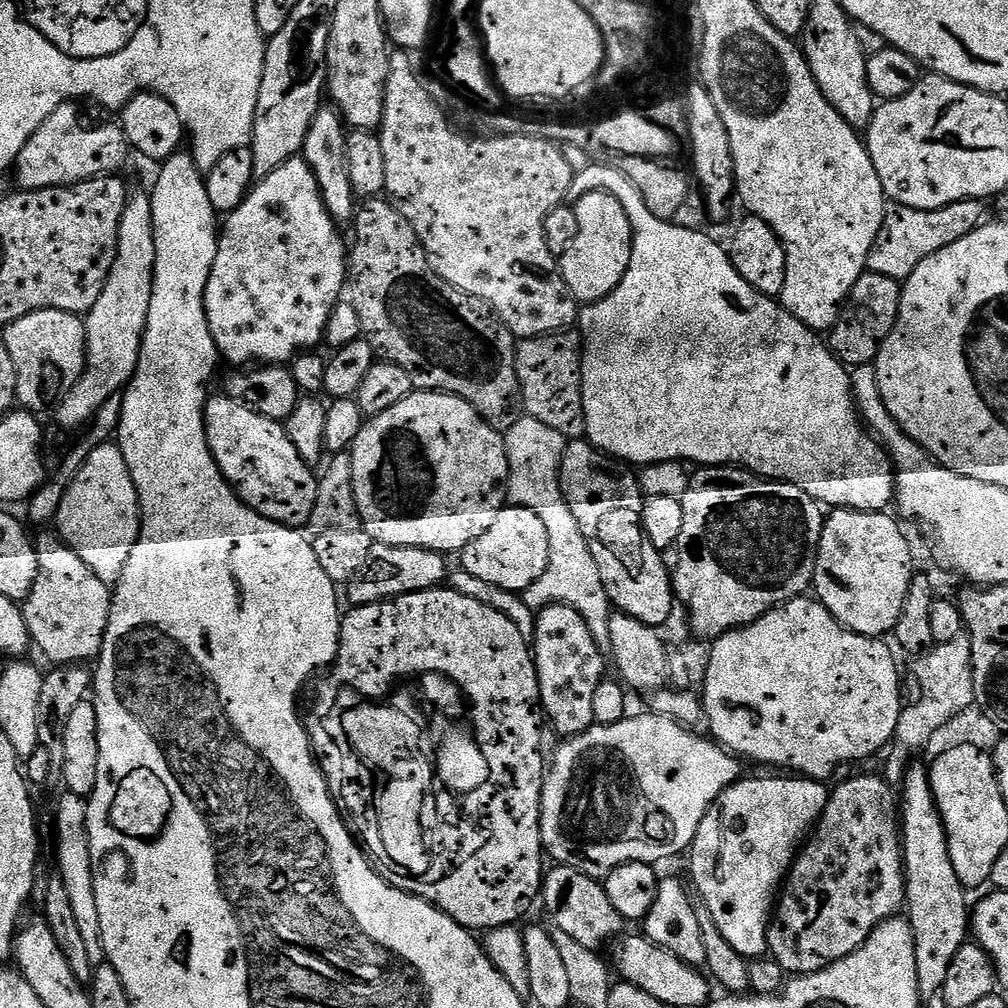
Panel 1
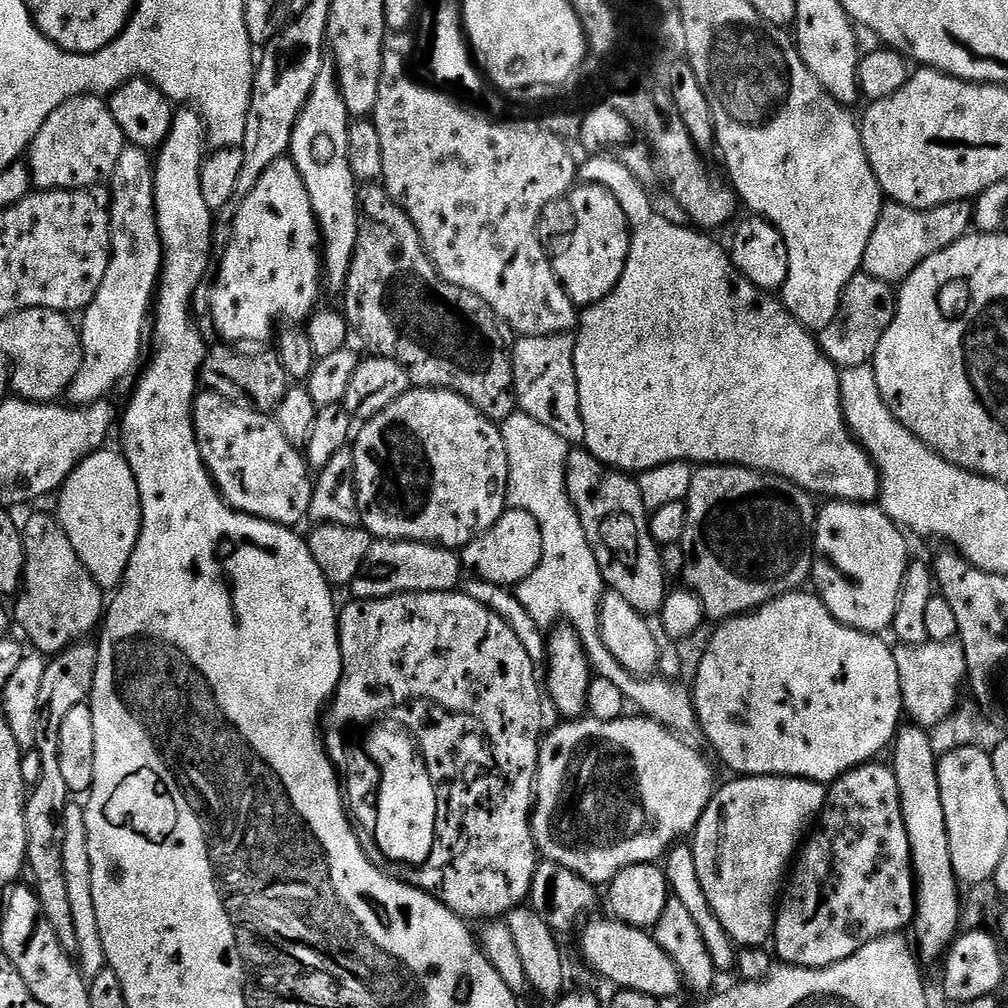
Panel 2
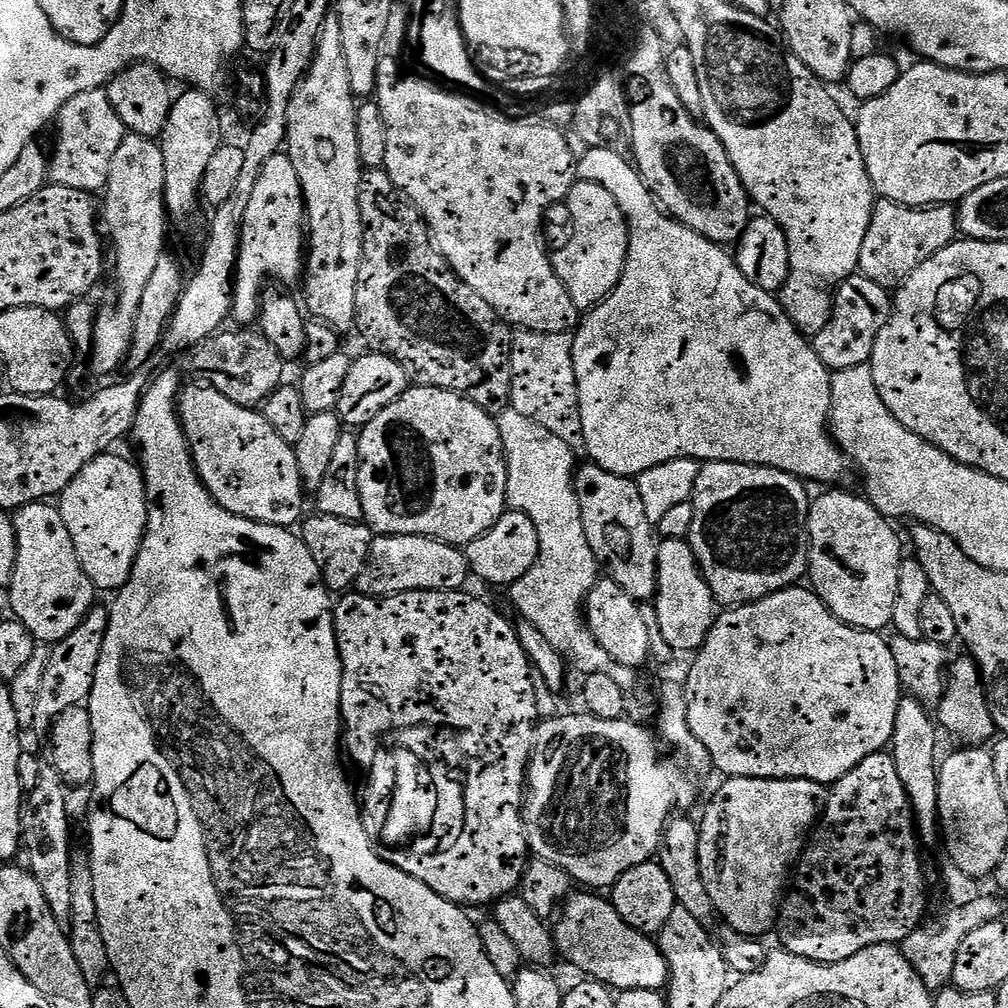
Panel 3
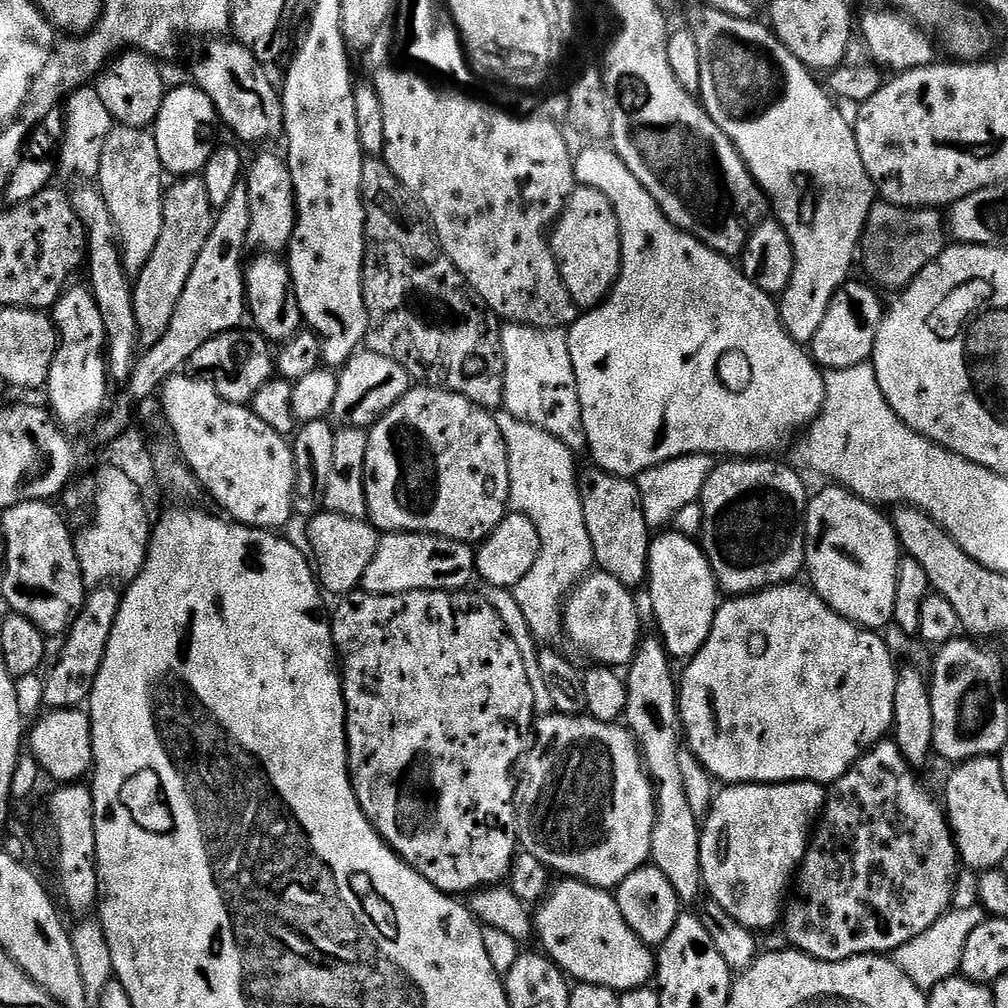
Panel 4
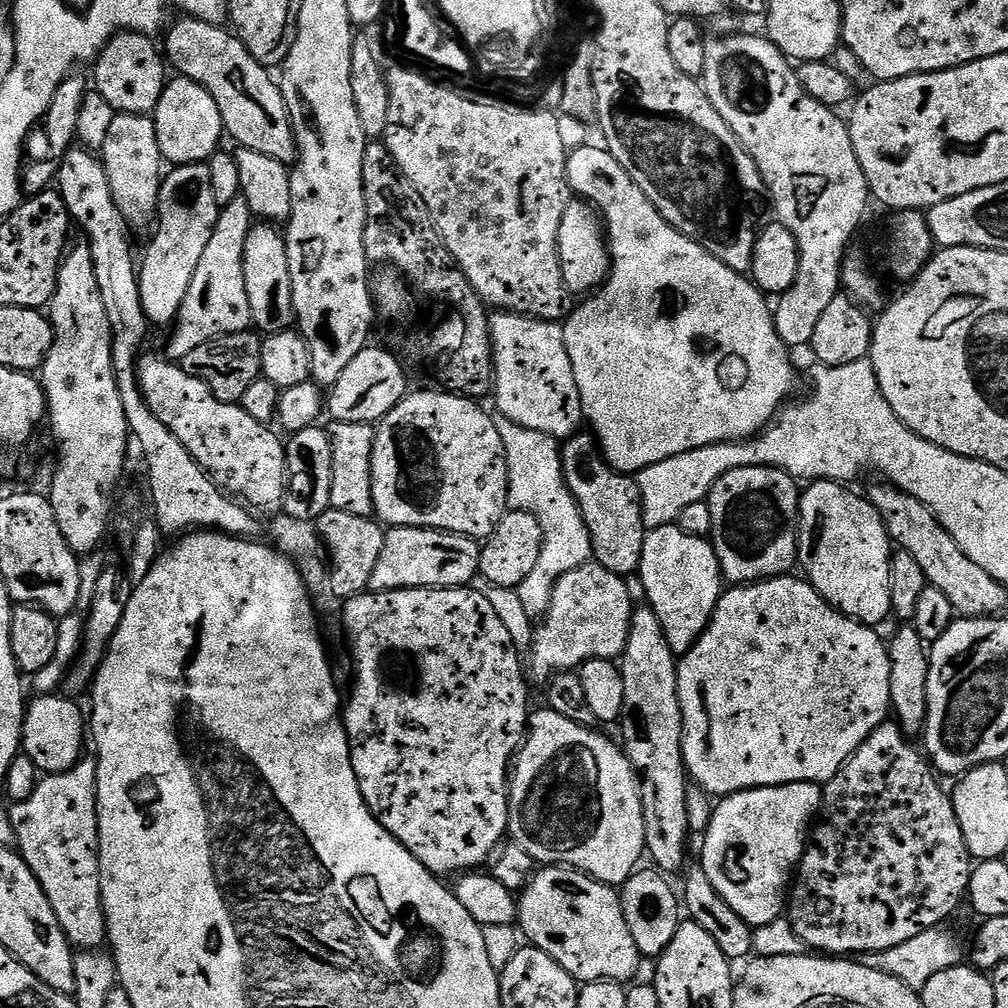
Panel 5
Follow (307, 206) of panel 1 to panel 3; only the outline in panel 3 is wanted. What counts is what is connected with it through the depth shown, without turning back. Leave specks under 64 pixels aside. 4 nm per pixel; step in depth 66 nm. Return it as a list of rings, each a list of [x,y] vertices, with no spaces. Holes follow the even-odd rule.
[[[281,154],[270,158],[270,162],[266,162],[266,166],[262,166],[262,174],[258,174],[258,182],[254,186],[254,194],[250,198],[250,207],[246,210],[246,218],[242,222],[242,230],[240,231],[240,257],[236,260],[236,275],[232,286],[232,302],[230,305],[230,316],[233,321],[237,320],[237,325],[248,326],[248,324],[257,319],[260,311],[260,301],[262,293],[265,291],[268,276],[272,280],[281,280],[284,284],[292,284],[301,279],[306,272],[306,213],[304,211],[304,195],[302,194],[302,182],[298,182],[298,170],[294,170],[294,162],[287,154]]]

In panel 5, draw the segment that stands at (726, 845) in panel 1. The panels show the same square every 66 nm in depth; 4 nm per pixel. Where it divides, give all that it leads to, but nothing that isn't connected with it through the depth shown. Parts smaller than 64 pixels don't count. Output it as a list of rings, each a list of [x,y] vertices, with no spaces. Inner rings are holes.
[[[798,782],[797,784],[779,784],[773,788],[751,788],[745,792],[735,792],[732,796],[723,797],[713,807],[710,826],[702,833],[704,845],[700,848],[700,860],[698,860],[698,864],[699,867],[704,869],[706,878],[710,878],[710,883],[714,886],[714,890],[718,890],[718,894],[722,894],[726,906],[730,906],[730,910],[734,910],[734,914],[738,914],[738,918],[742,918],[746,923],[752,925],[753,929],[764,927],[775,920],[781,919],[785,915],[786,897],[789,895],[790,885],[794,880],[794,873],[799,869],[800,859],[804,856],[806,841],[810,836],[810,829],[813,827],[814,821],[821,811],[823,802],[824,789],[821,785]]]

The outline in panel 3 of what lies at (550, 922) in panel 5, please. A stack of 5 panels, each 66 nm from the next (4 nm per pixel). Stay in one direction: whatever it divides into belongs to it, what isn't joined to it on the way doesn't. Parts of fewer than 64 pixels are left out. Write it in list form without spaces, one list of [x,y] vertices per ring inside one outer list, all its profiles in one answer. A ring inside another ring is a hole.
[[[580,890],[564,901],[554,924],[556,951],[585,977],[600,980],[613,990],[661,991],[668,982],[668,963],[653,937],[634,930],[618,914],[611,899]]]

